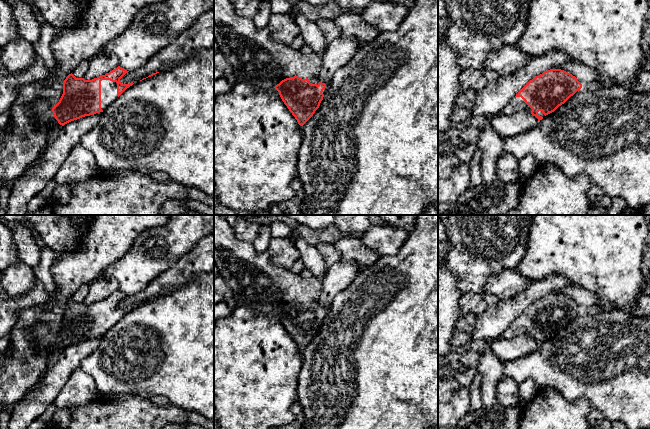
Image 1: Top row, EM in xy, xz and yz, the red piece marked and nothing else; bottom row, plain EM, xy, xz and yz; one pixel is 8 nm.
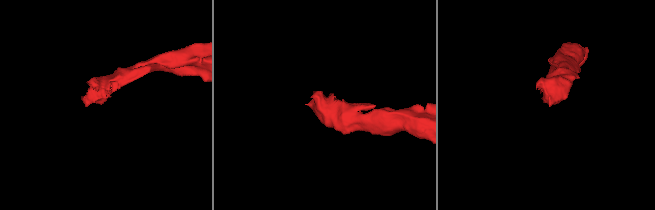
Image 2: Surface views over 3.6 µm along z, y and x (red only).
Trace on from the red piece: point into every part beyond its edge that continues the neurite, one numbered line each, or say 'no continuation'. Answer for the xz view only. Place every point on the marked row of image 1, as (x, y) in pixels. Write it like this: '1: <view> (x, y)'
1: xz (256, 59)

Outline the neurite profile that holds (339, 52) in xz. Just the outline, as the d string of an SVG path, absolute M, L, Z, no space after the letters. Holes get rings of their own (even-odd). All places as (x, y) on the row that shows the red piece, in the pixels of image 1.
M341 37L328 43L321 56L322 64L317 80L325 84L330 83L336 71L351 60L361 45L362 42L359 40Z

